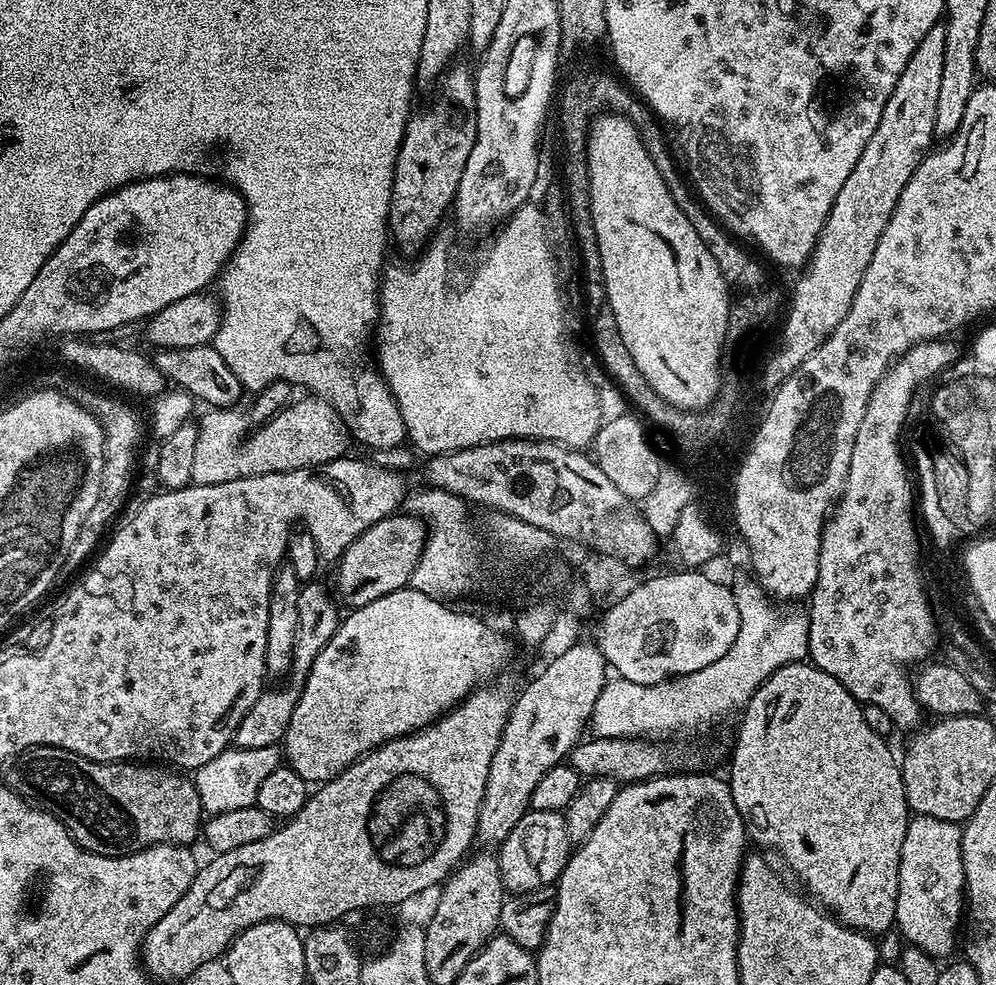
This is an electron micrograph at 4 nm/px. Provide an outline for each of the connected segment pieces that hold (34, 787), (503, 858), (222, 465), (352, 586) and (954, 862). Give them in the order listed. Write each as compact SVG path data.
M39 744L37 748L27 748L25 752L20 753L3 769L3 783L11 788L13 792L17 792L19 796L27 798L29 801L35 802L39 807L45 810L51 810L52 816L58 818L64 823L64 828L76 841L79 848L83 848L89 852L103 853L105 850L111 850L116 854L127 854L130 852L141 852L143 848L150 848L153 844L175 844L177 846L188 846L192 839L199 837L202 832L202 809L200 807L200 795L196 789L195 783L191 779L188 780L183 771L173 770L168 766L161 766L156 762L109 762L99 764L97 760L91 760L85 756L74 754L65 748L55 748L49 744Z
M550 810L525 812L523 818L517 822L514 830L508 832L507 838L498 848L500 877L505 889L515 894L555 885L560 879L573 848L566 834L563 812L551 812Z
M305 396L306 398L299 400L295 399L293 403L279 409L273 416L272 420L268 421L264 426L252 426L249 420L238 411L239 409L209 409L202 420L198 422L197 428L199 430L199 436L197 441L197 448L194 450L194 465L192 481L197 484L214 485L218 482L234 481L242 477L254 477L258 474L272 473L272 472L292 472L294 469L300 469L304 467L319 467L321 464L325 464L328 461L334 461L343 459L349 452L347 452L349 446L352 446L351 432L344 422L342 422L341 416L337 410L332 406L331 401L324 400L320 397Z
M393 514L382 518L382 522L374 522L374 526L370 526L362 535L354 538L354 542L350 542L347 550L339 556L337 564L340 565L336 568L335 595L341 601L344 599L349 609L354 609L366 606L394 590L409 587L414 574L414 566L418 566L428 534L425 521L411 514Z
M913 815L906 826L906 838L902 838L902 854L898 870L898 898L896 899L896 923L907 943L920 948L934 958L951 957L958 948L958 933L962 928L962 917L966 912L964 895L964 867L960 845L960 824L951 824L942 818Z

